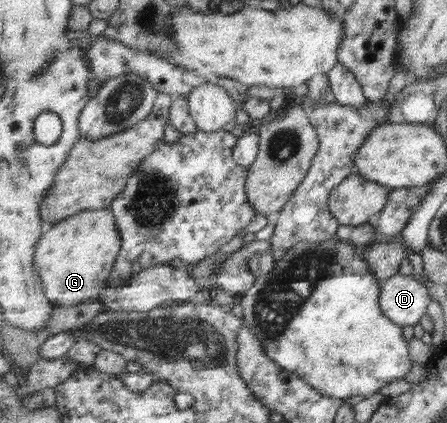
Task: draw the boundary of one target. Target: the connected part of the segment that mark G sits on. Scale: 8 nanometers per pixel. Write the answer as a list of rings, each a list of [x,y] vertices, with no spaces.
[[[110,207],[79,211],[78,214],[49,226],[35,250],[35,267],[43,280],[48,300],[61,307],[88,306],[97,302],[102,292],[110,286],[109,276],[122,247],[123,237]]]

